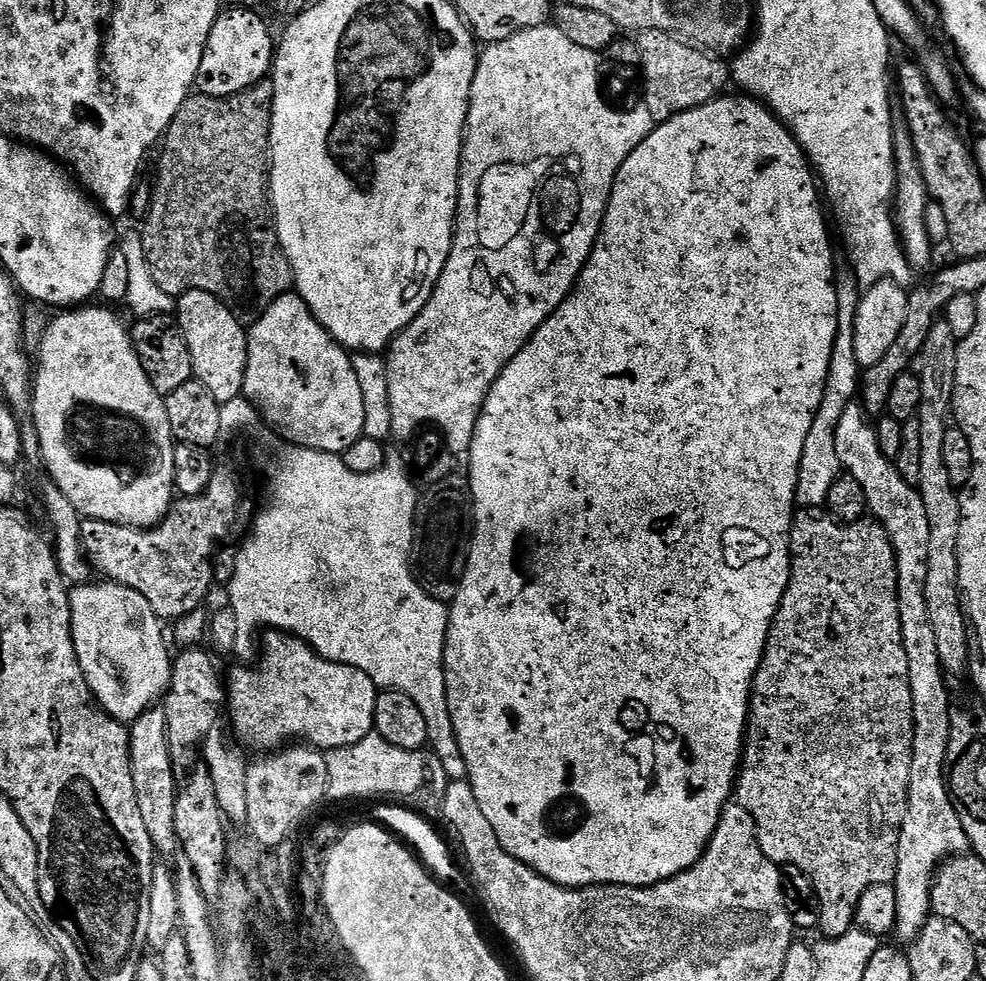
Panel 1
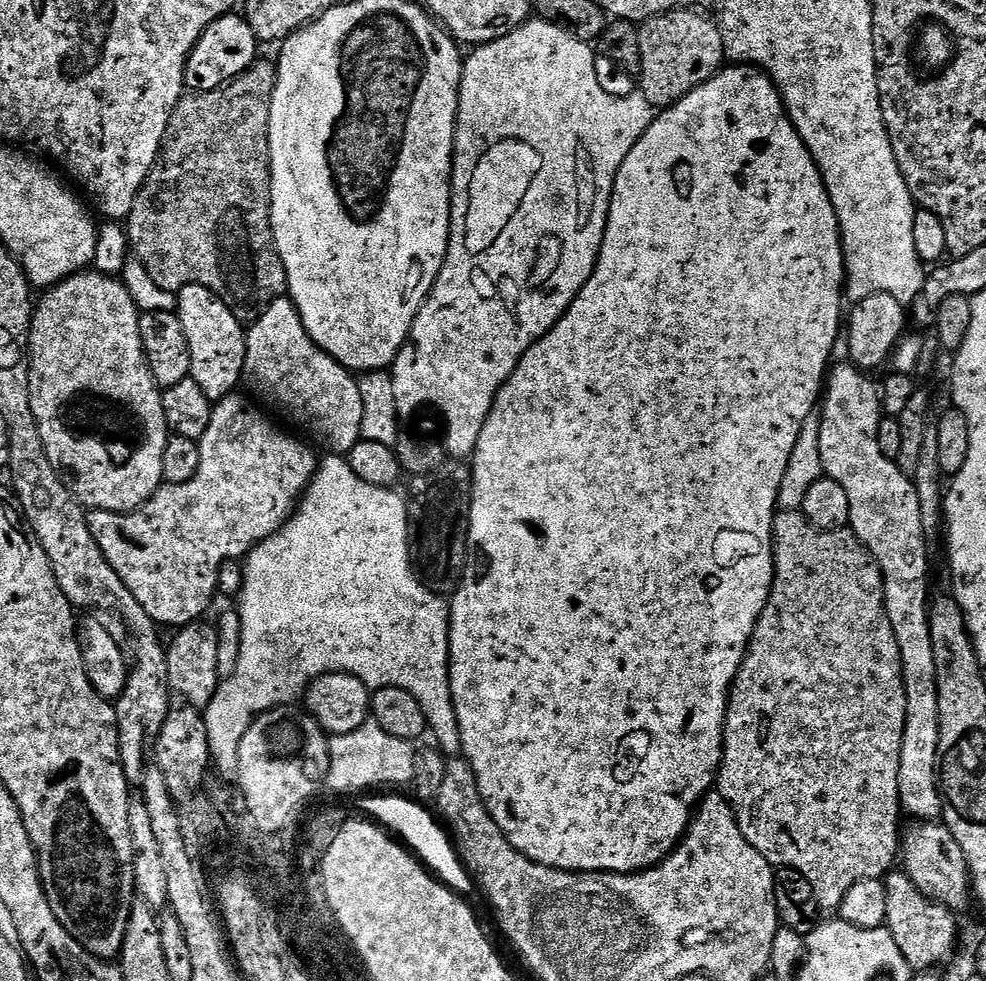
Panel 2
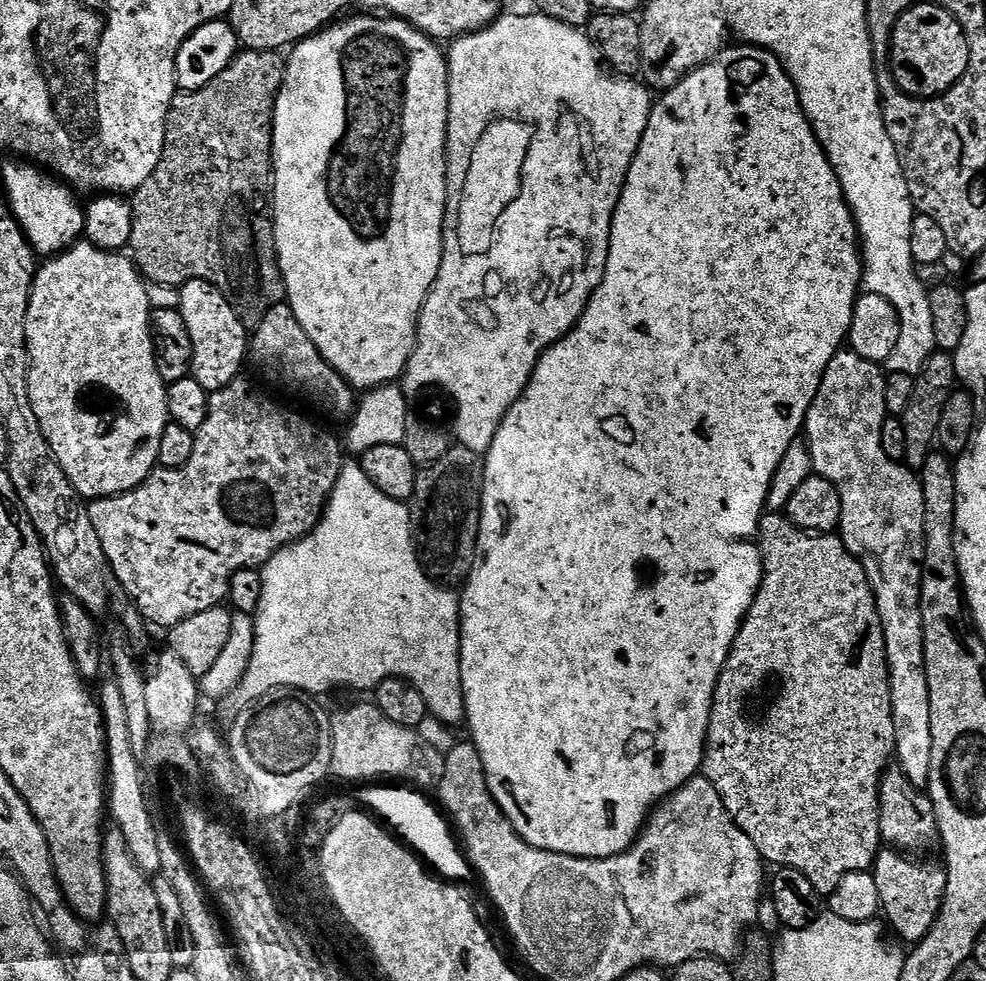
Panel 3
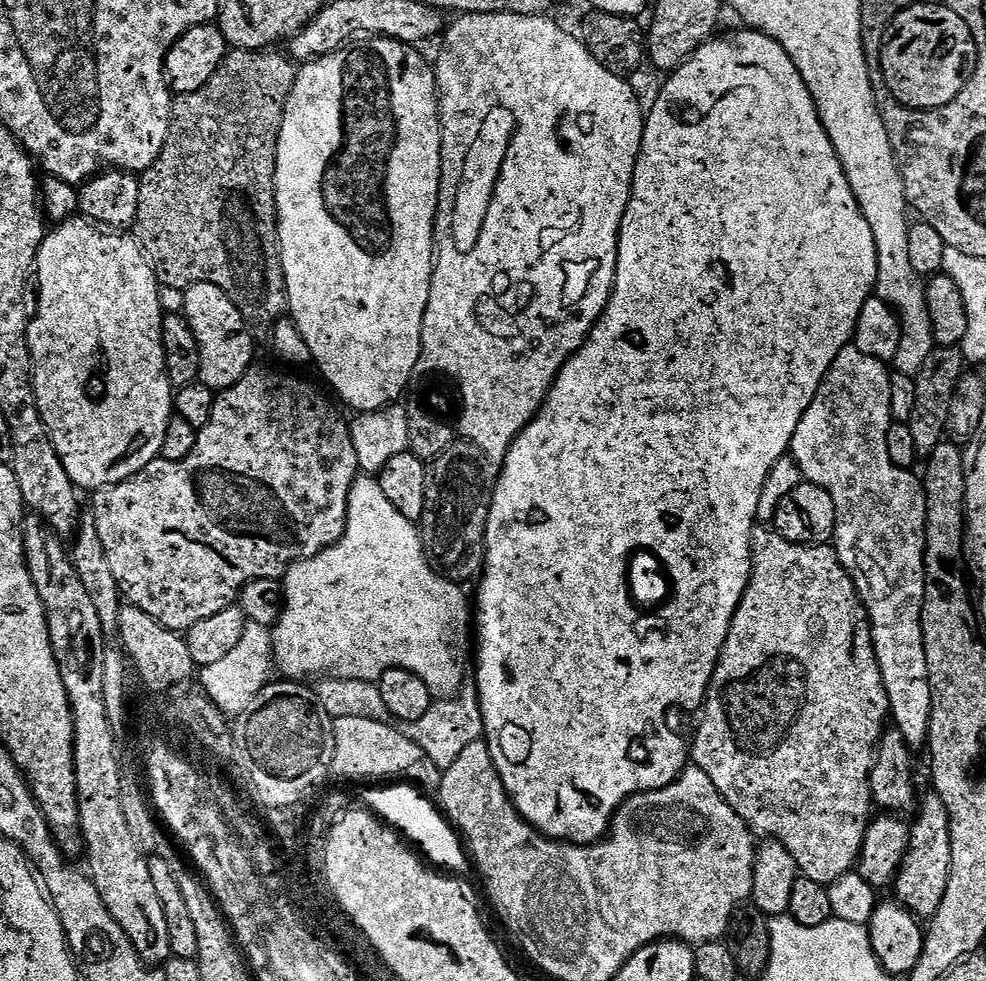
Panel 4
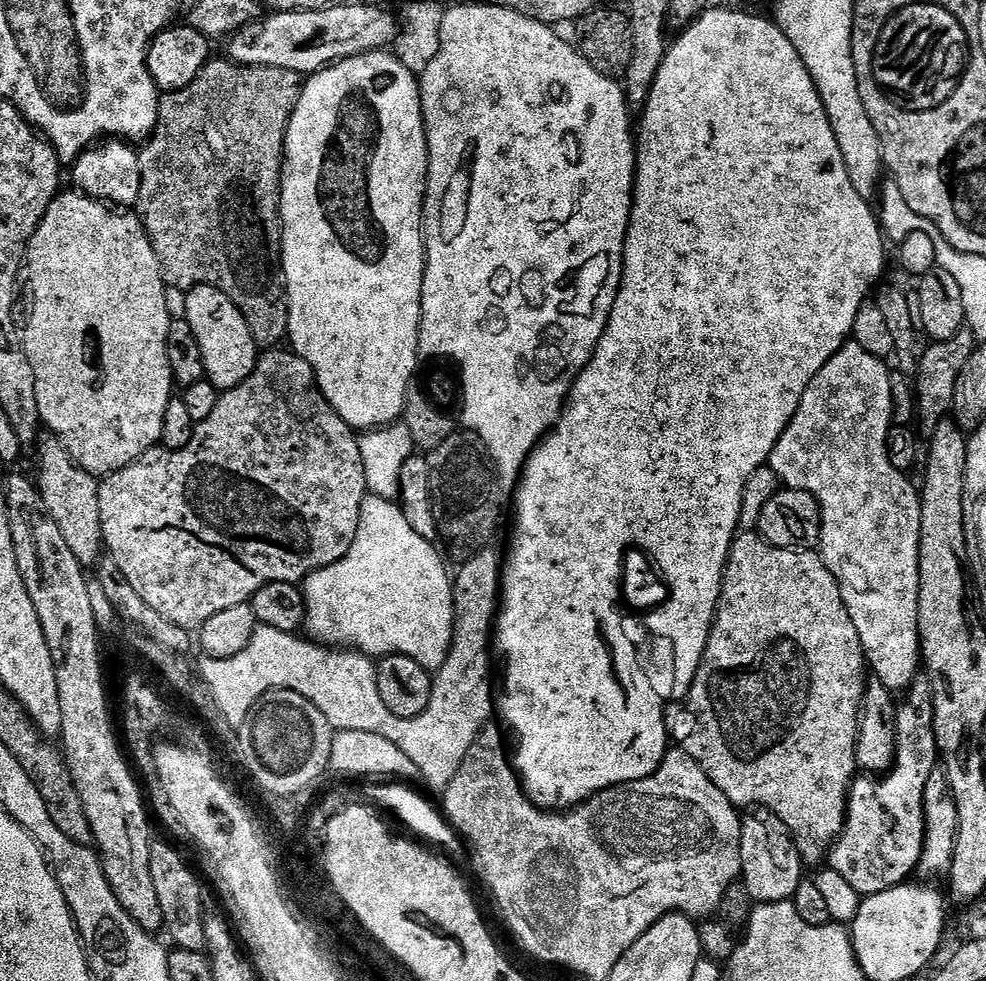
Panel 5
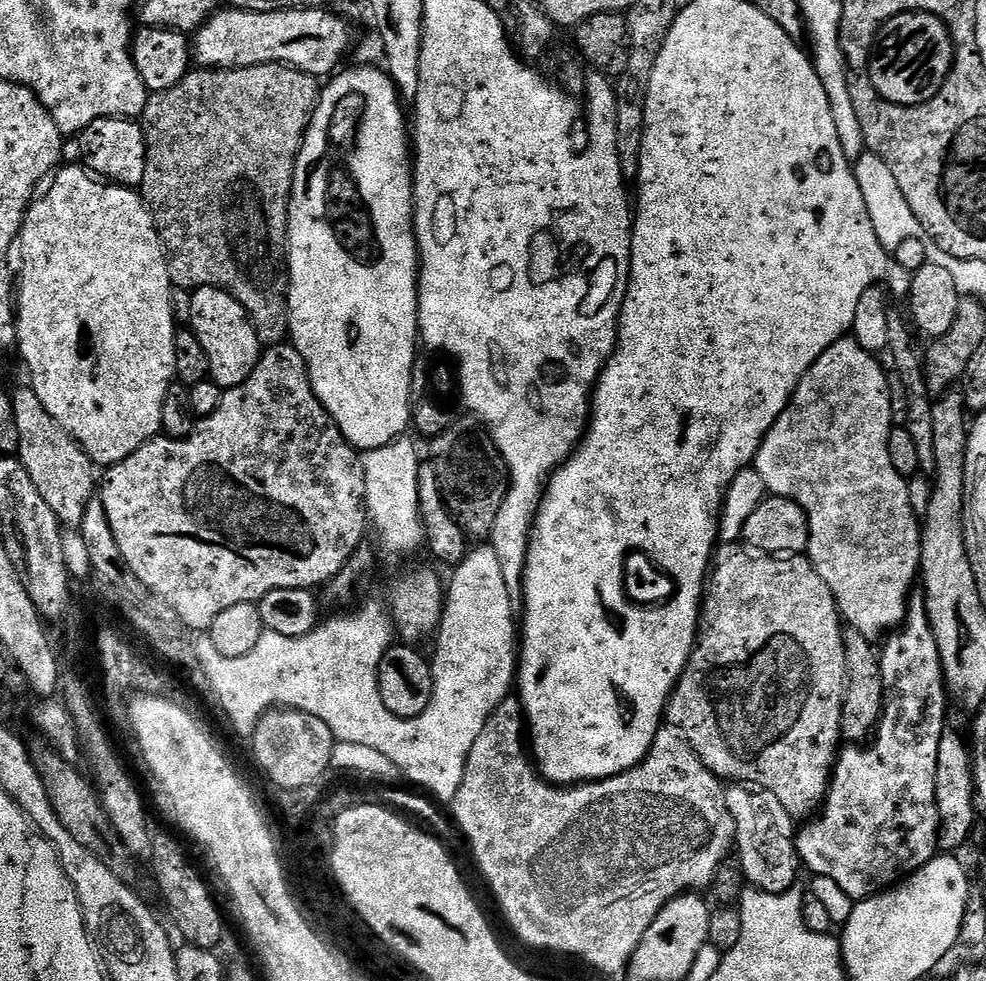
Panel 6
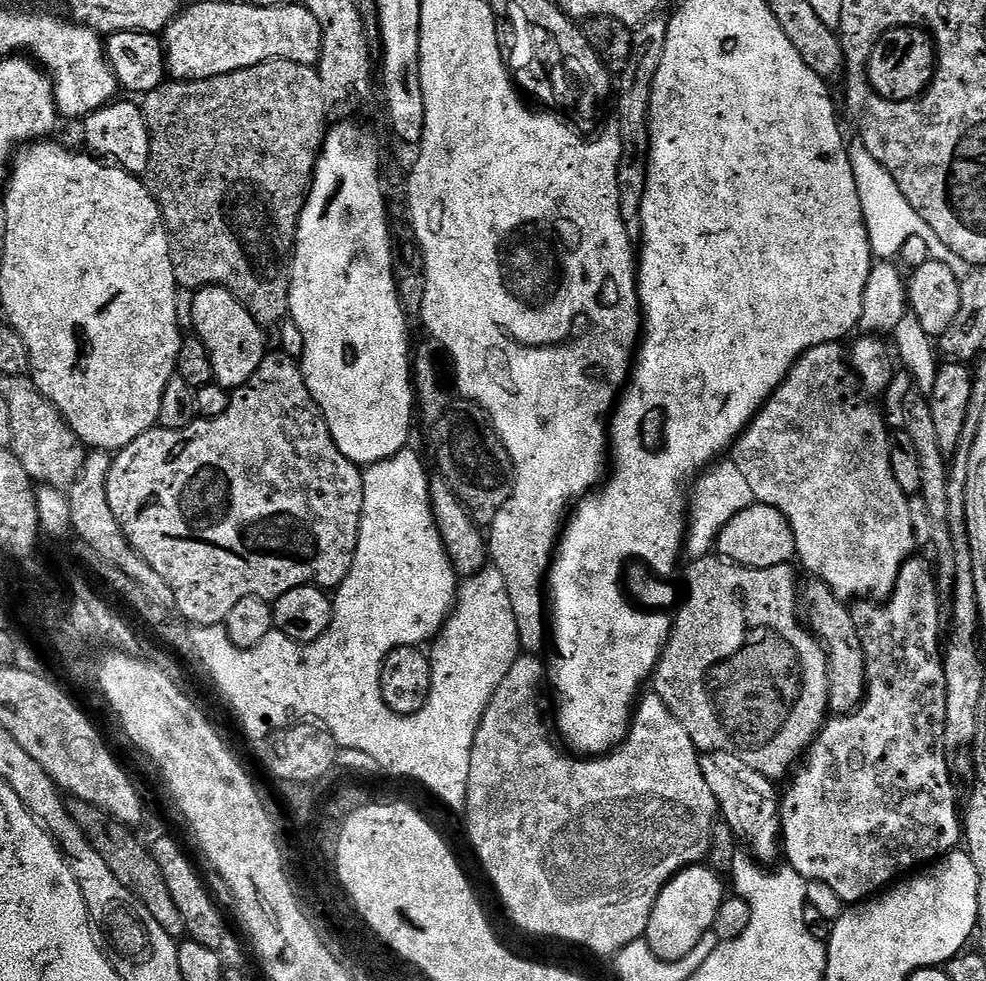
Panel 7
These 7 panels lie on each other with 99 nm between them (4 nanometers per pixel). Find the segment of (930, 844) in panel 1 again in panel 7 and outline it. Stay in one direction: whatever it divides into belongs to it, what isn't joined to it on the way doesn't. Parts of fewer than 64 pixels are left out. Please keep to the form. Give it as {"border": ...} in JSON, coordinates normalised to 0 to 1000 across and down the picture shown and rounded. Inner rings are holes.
{"border":[[[851,350],[835,351],[826,353],[817,361],[811,363],[811,367],[801,377],[801,381],[785,398],[785,402],[771,415],[771,421],[768,422],[759,435],[746,445],[744,456],[741,458],[741,468],[753,479],[753,484],[757,487],[757,492],[761,495],[764,507],[772,514],[780,514],[793,524],[799,526],[801,536],[805,540],[805,552],[807,554],[807,565],[810,574],[815,574],[824,582],[823,586],[829,591],[835,592],[846,606],[857,614],[871,614],[874,612],[883,612],[885,614],[896,614],[900,612],[901,607],[907,601],[911,593],[911,585],[915,577],[921,571],[921,568],[930,562],[929,559],[929,538],[925,535],[925,518],[923,508],[911,495],[907,488],[907,479],[903,479],[903,451],[905,445],[903,437],[897,431],[897,422],[891,415],[883,412],[881,405],[872,393],[868,386],[867,379],[864,378],[862,363],[859,358],[852,356]]]}

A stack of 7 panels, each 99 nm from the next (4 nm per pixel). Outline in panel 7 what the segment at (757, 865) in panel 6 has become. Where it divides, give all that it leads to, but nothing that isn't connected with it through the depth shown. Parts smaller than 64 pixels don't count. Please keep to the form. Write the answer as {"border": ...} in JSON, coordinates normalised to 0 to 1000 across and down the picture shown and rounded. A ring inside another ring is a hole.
{"border":[[[726,764],[713,768],[710,780],[733,837],[737,838],[754,857],[757,856],[756,861],[764,874],[775,881],[782,880],[779,878],[787,873],[790,874],[794,844],[791,832],[792,814],[788,800],[764,783],[758,782],[742,767]]]}

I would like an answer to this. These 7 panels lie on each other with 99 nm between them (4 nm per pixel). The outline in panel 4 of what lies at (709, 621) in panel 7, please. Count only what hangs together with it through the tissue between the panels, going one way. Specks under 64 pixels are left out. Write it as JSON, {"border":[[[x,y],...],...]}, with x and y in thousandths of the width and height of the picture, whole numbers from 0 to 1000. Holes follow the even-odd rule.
{"border":[[[768,536],[763,540],[763,584],[759,590],[757,601],[751,611],[748,622],[744,626],[744,630],[740,634],[740,642],[736,646],[736,654],[732,659],[732,667],[726,676],[726,682],[722,688],[722,694],[718,700],[718,710],[714,713],[712,725],[709,727],[710,739],[706,742],[706,751],[700,754],[700,775],[705,782],[710,783],[716,789],[716,793],[720,793],[720,797],[724,797],[724,801],[728,805],[728,809],[732,809],[732,813],[736,813],[736,818],[740,818],[740,822],[749,832],[759,839],[759,844],[768,853],[778,854],[780,857],[787,857],[797,864],[804,873],[810,892],[817,895],[826,895],[826,899],[841,903],[856,892],[863,890],[869,884],[872,875],[872,864],[876,860],[876,851],[880,845],[882,837],[886,832],[886,821],[884,818],[884,806],[882,805],[882,789],[884,788],[884,775],[888,771],[888,760],[892,756],[892,751],[899,745],[899,739],[903,734],[901,724],[901,708],[899,707],[899,699],[895,695],[895,683],[890,679],[890,671],[886,667],[886,654],[884,653],[884,639],[880,633],[880,623],[876,621],[876,615],[872,613],[872,607],[868,604],[862,585],[854,577],[854,573],[850,569],[847,558],[843,554],[838,555],[806,555],[797,548],[793,548],[782,537]]]}

